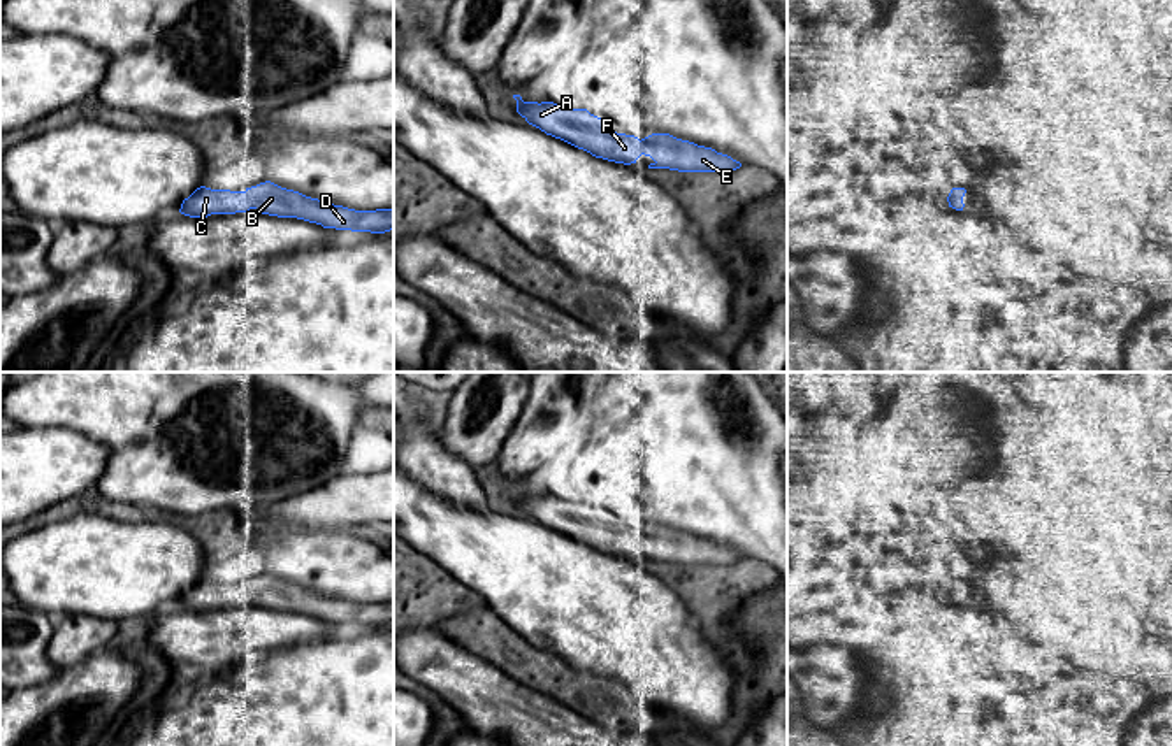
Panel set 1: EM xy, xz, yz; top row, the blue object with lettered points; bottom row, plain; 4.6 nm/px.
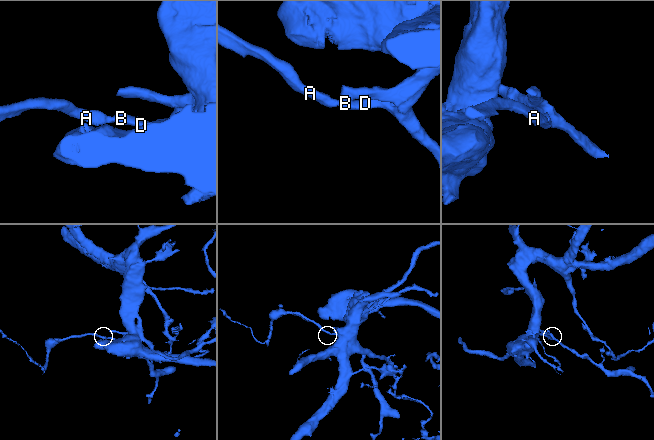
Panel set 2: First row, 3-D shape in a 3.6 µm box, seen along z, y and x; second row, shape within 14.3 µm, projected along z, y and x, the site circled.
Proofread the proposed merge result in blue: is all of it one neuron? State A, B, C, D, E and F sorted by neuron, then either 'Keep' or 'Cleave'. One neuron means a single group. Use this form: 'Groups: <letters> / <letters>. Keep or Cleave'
Groups: A B C D E F. Keep

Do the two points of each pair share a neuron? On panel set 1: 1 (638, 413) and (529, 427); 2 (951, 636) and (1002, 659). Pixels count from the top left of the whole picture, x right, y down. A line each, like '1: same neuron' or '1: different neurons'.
1: different neurons
2: different neurons

